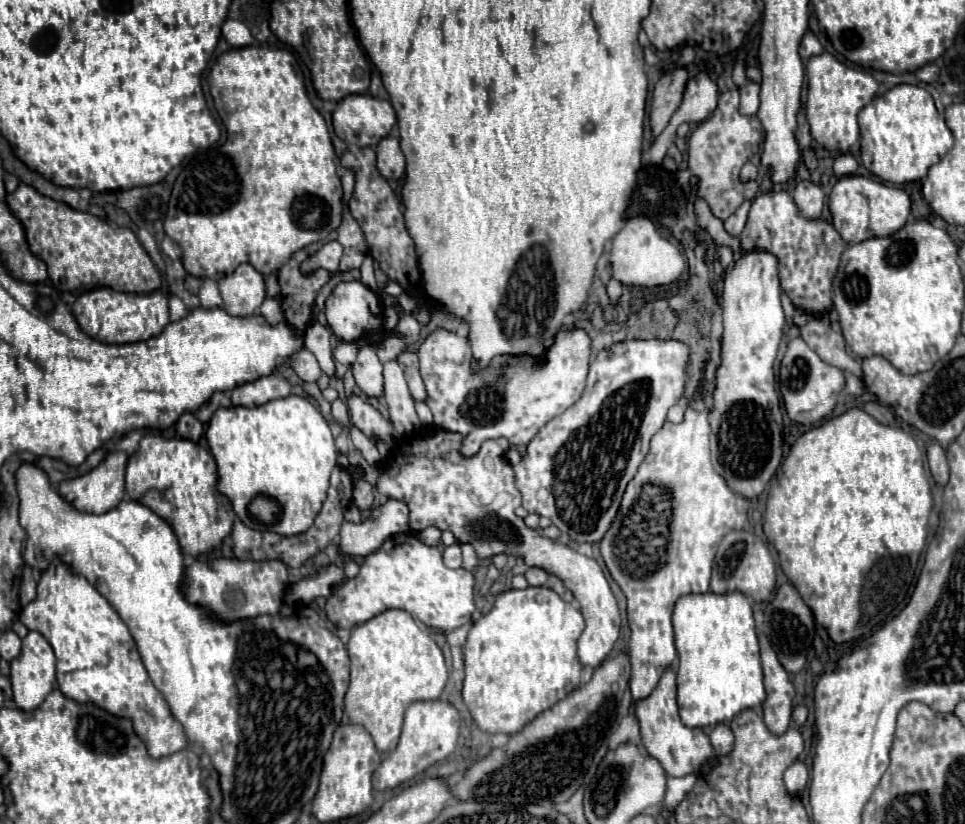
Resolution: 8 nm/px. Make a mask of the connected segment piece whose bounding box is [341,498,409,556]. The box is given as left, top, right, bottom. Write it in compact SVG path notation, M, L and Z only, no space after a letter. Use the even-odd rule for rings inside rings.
M389 498L361 524L345 522L341 526L341 552L345 556L365 556L399 532L409 532L409 508L403 500Z

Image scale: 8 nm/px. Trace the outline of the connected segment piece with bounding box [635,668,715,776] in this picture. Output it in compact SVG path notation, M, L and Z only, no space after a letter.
M667 668L649 698L639 700L635 704L635 714L641 726L641 742L645 750L663 766L667 776L687 776L699 772L707 758L715 758L713 748L709 744L709 736L701 728L685 726L679 718L675 668Z

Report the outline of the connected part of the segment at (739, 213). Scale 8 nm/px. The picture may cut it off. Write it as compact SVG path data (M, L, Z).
M745 200L737 210L735 214L731 214L727 220L725 220L725 230L729 232L729 236L739 236L743 226L745 226L745 220L747 220L747 212L751 208L751 200Z

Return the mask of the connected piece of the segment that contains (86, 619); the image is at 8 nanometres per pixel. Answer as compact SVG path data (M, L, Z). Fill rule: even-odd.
M55 560L41 576L37 600L21 612L21 622L29 630L41 632L55 650L59 690L79 704L95 704L117 718L129 718L151 758L163 758L187 748L185 732L149 680L135 642L119 642L119 638L131 638L129 628L81 574L69 570L67 564Z

